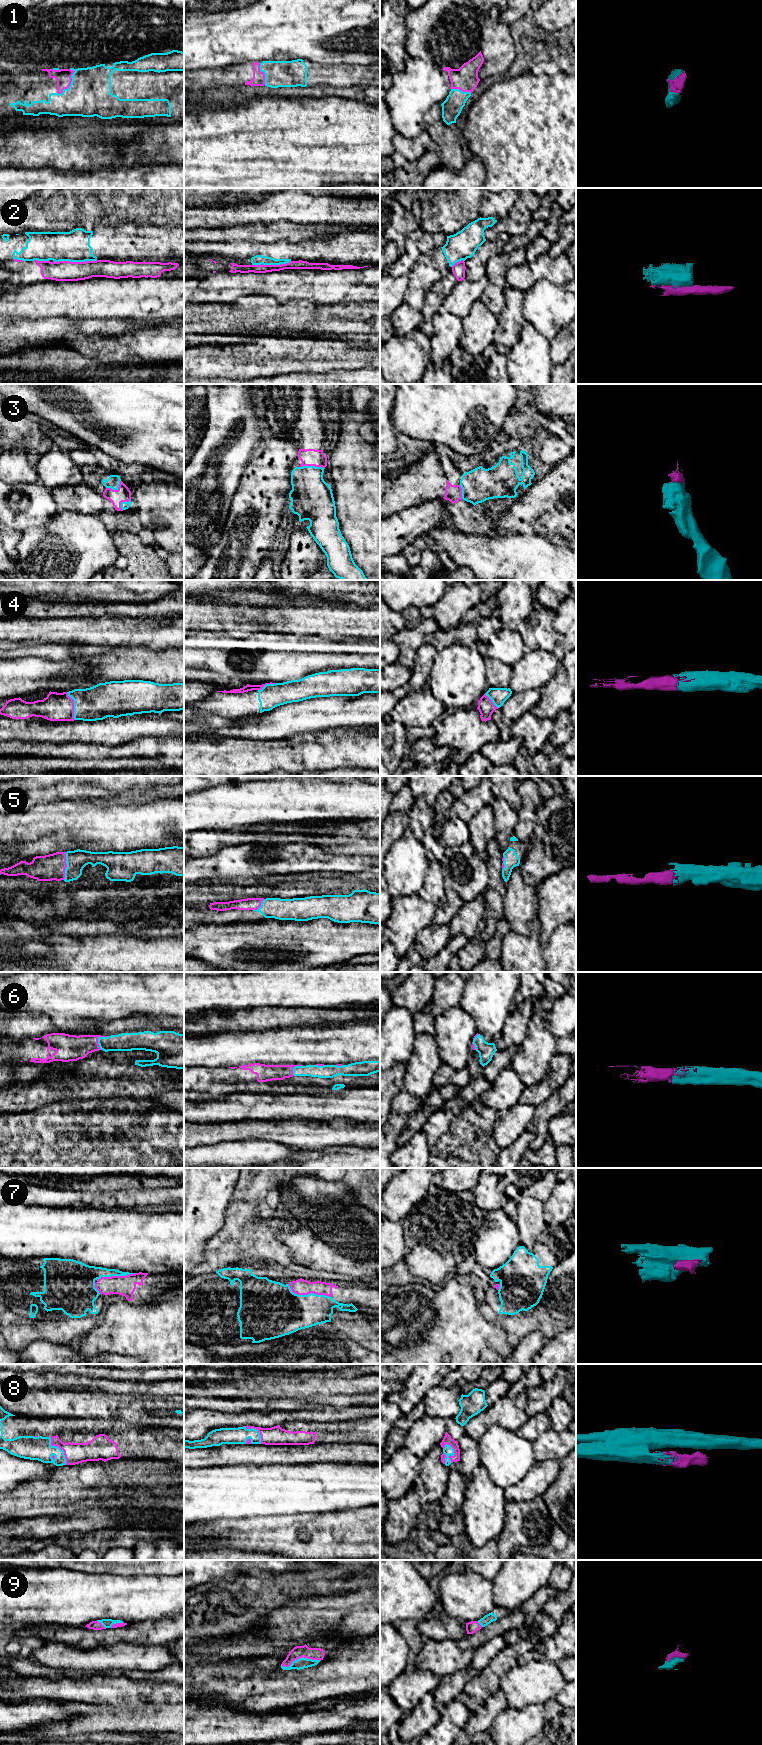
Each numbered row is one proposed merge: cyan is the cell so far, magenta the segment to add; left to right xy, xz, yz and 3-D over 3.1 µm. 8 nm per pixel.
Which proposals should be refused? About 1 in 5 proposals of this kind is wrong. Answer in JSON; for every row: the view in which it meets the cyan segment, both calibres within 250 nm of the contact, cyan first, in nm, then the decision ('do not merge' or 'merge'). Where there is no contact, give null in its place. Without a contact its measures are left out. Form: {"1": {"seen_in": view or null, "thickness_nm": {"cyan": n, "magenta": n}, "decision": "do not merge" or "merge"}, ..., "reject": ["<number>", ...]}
{"1": {"seen_in": "xy", "thickness_nm": {"cyan": 360, "magenta": 130}, "decision": "merge"}, "2": {"seen_in": "xy", "thickness_nm": {"cyan": 260, "magenta": 160}, "decision": "do not merge"}, "3": {"seen_in": "xz", "thickness_nm": {"cyan": 340, "magenta": 140}, "decision": "merge"}, "4": {"seen_in": "xy", "thickness_nm": {"cyan": 280, "magenta": 220}, "decision": "merge"}, "5": {"seen_in": "xy", "thickness_nm": {"cyan": 170, "magenta": 220}, "decision": "merge"}, "6": {"seen_in": "xy", "thickness_nm": {"cyan": 140, "magenta": 200}, "decision": "merge"}, "7": {"seen_in": "xz", "thickness_nm": {"cyan": 360, "magenta": 130}, "decision": "merge"}, "8": {"seen_in": "xy", "thickness_nm": {"cyan": 190, "magenta": 170}, "decision": "merge"}, "9": {"seen_in": "xz", "thickness_nm": {"cyan": 90, "magenta": 100}, "decision": "merge"}, "reject": ["2"]}

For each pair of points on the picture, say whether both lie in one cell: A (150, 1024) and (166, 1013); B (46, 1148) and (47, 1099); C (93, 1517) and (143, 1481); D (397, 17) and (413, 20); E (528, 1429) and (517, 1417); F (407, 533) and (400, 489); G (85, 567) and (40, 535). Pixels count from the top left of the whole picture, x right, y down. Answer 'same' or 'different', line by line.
A: different
B: different
C: different
D: different
E: different
F: different
G: same

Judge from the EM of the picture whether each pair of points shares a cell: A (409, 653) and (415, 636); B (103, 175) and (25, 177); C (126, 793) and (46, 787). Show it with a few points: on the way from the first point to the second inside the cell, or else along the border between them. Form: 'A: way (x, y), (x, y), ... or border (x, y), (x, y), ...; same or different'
A: way (409, 649), (409, 642), (411, 640); same
B: way (84, 177), (44, 177); same
C: way (106, 786), (66, 786); same

